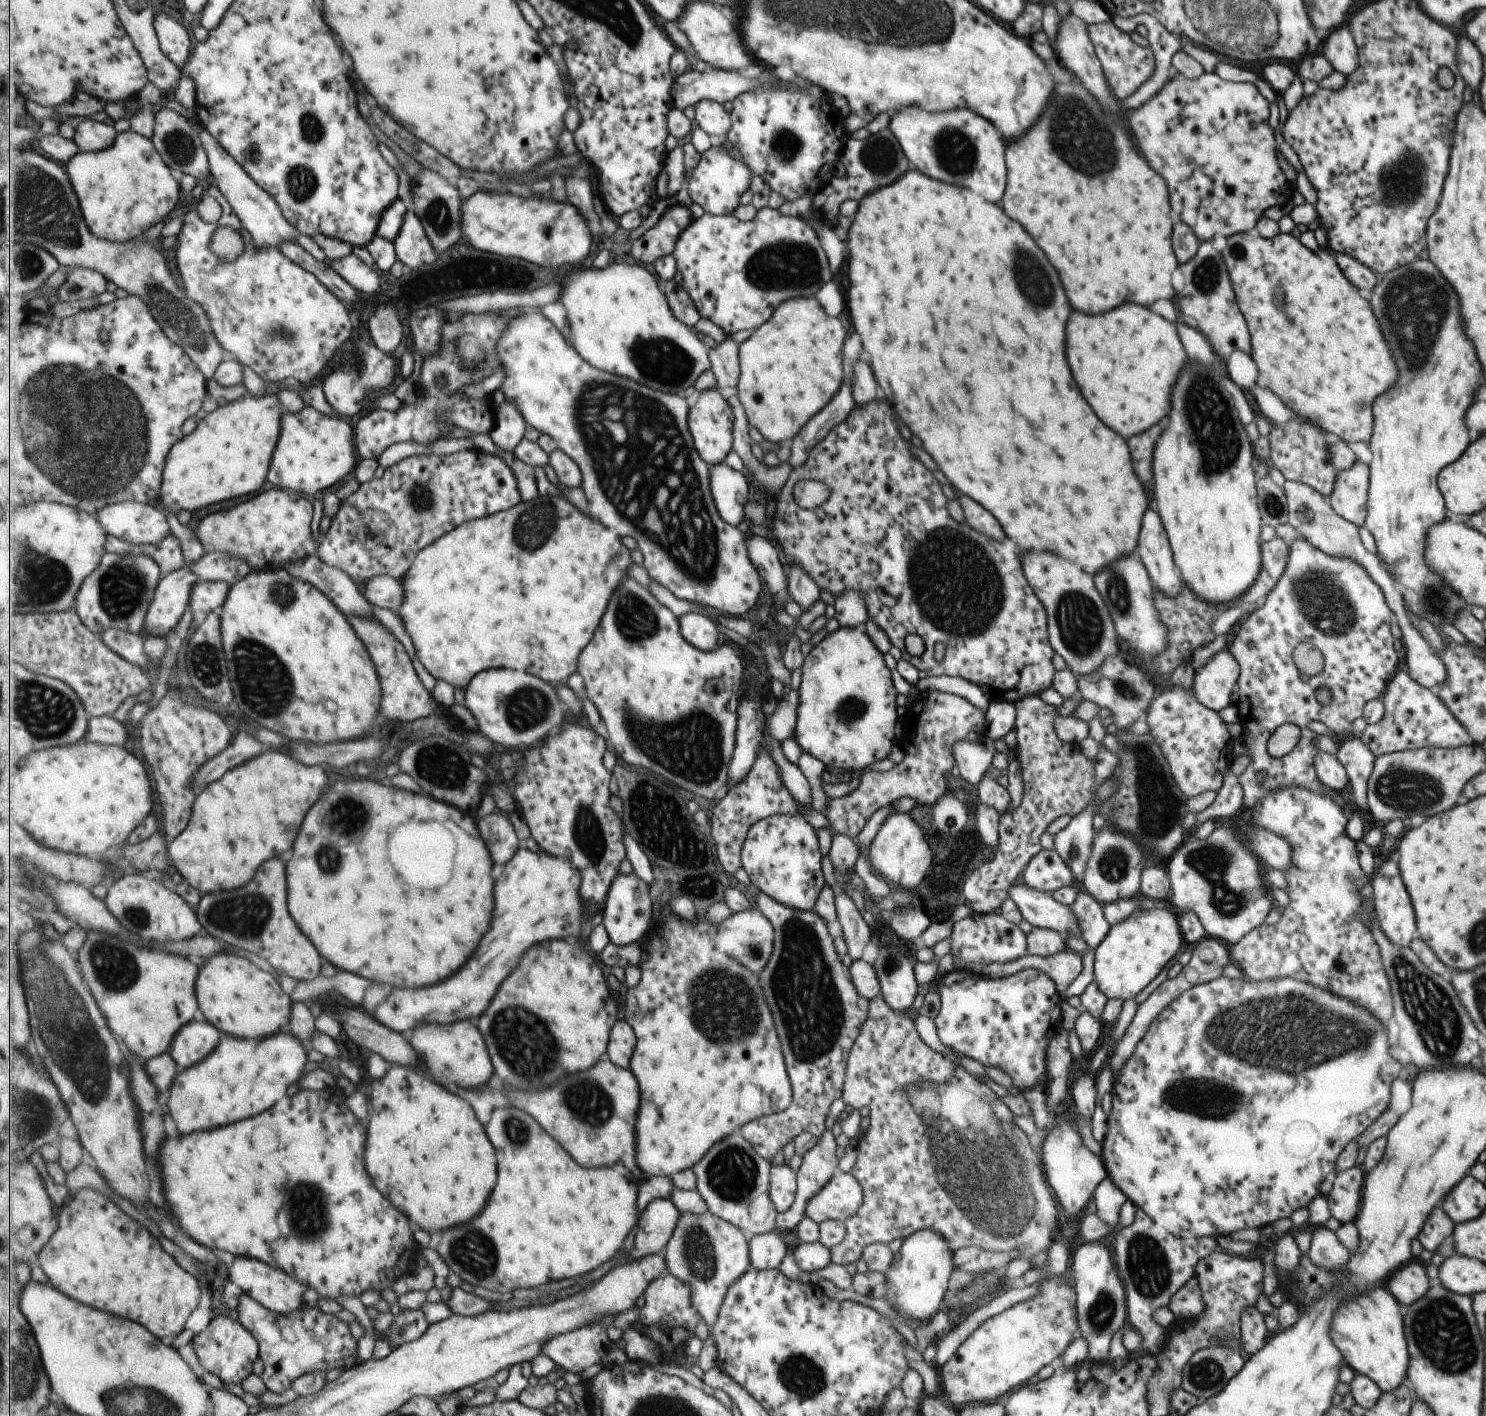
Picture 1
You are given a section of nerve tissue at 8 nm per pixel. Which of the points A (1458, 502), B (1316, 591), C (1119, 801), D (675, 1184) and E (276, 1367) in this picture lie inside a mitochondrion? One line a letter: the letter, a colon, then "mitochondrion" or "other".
A: other
B: mitochondrion
C: mitochondrion
D: other
E: other

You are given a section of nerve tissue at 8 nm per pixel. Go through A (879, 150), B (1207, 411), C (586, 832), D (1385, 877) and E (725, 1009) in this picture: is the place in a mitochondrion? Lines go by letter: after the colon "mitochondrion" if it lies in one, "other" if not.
A: mitochondrion
B: mitochondrion
C: mitochondrion
D: mitochondrion
E: mitochondrion

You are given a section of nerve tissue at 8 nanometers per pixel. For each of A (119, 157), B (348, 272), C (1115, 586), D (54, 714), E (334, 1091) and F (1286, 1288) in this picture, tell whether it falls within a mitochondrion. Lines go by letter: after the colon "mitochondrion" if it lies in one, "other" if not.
A: other
B: other
C: mitochondrion
D: mitochondrion
E: other
F: other

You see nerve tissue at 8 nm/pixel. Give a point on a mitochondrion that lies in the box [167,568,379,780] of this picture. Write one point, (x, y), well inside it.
(267, 689)

